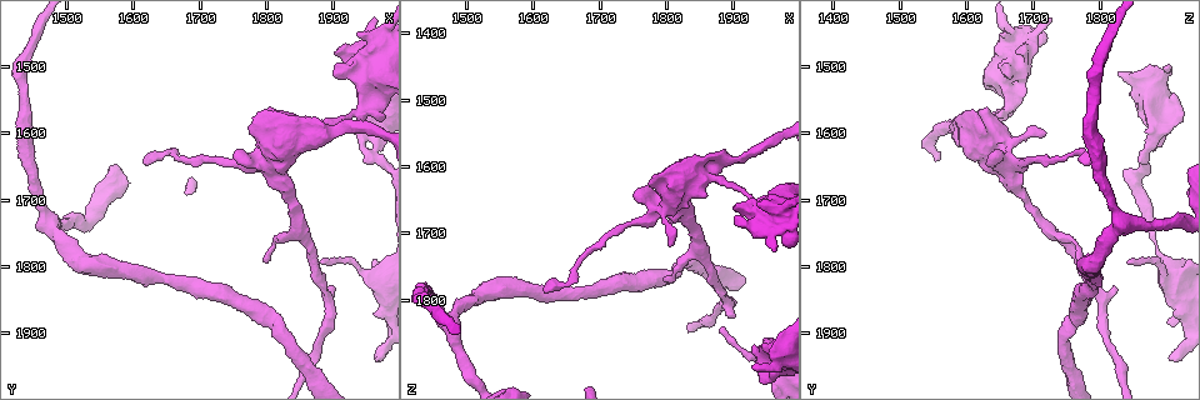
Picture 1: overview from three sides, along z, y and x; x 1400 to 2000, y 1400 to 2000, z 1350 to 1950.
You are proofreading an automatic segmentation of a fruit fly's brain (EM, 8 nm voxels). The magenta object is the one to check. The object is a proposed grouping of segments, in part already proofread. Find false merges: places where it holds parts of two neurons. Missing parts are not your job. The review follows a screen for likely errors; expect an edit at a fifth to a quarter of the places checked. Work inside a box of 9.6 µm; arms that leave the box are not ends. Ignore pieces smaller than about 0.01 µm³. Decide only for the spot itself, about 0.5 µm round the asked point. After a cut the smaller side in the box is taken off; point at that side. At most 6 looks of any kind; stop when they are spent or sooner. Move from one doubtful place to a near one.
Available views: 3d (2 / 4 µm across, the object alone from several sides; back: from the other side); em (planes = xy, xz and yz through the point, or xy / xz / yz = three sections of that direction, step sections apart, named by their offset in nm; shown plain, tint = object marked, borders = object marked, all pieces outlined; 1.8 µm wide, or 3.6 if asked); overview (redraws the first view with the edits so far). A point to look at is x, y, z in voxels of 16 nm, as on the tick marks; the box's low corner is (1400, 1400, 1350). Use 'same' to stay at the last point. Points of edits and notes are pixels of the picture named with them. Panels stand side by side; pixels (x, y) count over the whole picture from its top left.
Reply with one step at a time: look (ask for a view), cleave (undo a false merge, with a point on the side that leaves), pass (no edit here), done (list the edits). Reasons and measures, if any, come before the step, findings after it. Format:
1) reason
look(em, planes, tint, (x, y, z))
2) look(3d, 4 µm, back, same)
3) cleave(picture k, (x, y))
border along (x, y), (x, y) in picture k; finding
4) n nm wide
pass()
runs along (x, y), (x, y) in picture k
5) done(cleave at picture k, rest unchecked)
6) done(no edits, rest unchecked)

closes a loop
look(em, xy, step 16, tint, (1905, 1480, 1680))

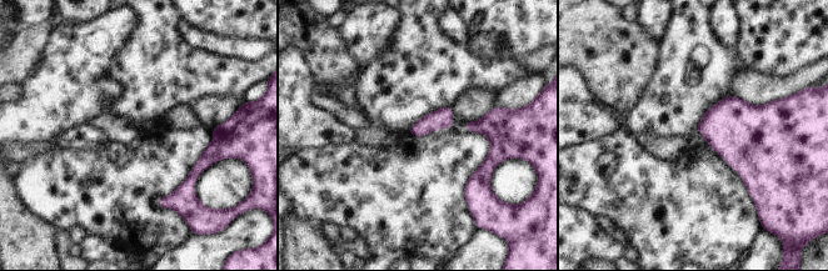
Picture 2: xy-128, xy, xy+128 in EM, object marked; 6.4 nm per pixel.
pass()
continuous, no second neuron

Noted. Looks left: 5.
sudden change in width
look(3d, 4 µm, (1810, 1615, 1655))

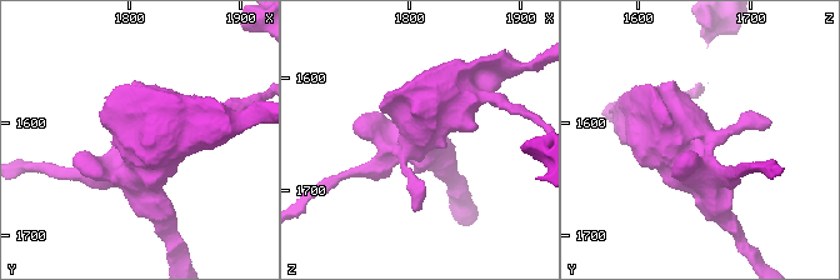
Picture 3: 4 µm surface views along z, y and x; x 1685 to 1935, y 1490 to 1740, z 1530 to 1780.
shape alone is not enough
look(em, 3.6 µm, planes, tint, (1814, 1612, 1654))

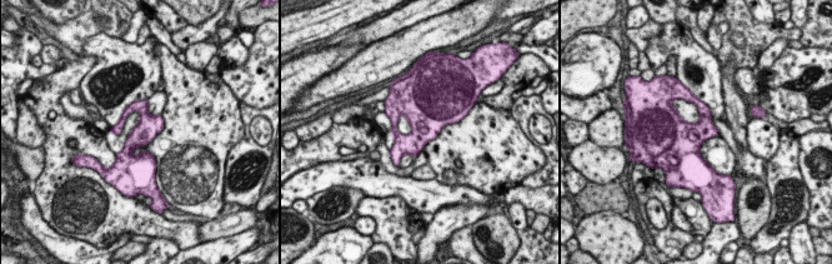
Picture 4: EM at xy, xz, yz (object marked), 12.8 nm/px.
pass()
all the same neuron

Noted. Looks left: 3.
calibre changes
look(em, 3.6 µm, planes, tint, (1970, 1560, 1910))

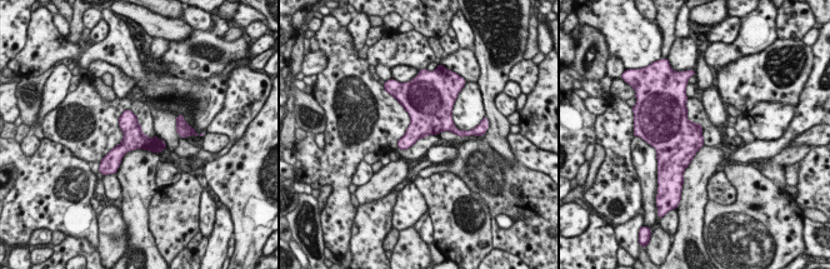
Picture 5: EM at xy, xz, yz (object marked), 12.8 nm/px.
pass()
continuous, no second neuron

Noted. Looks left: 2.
done(no edits, rest unchecked)

